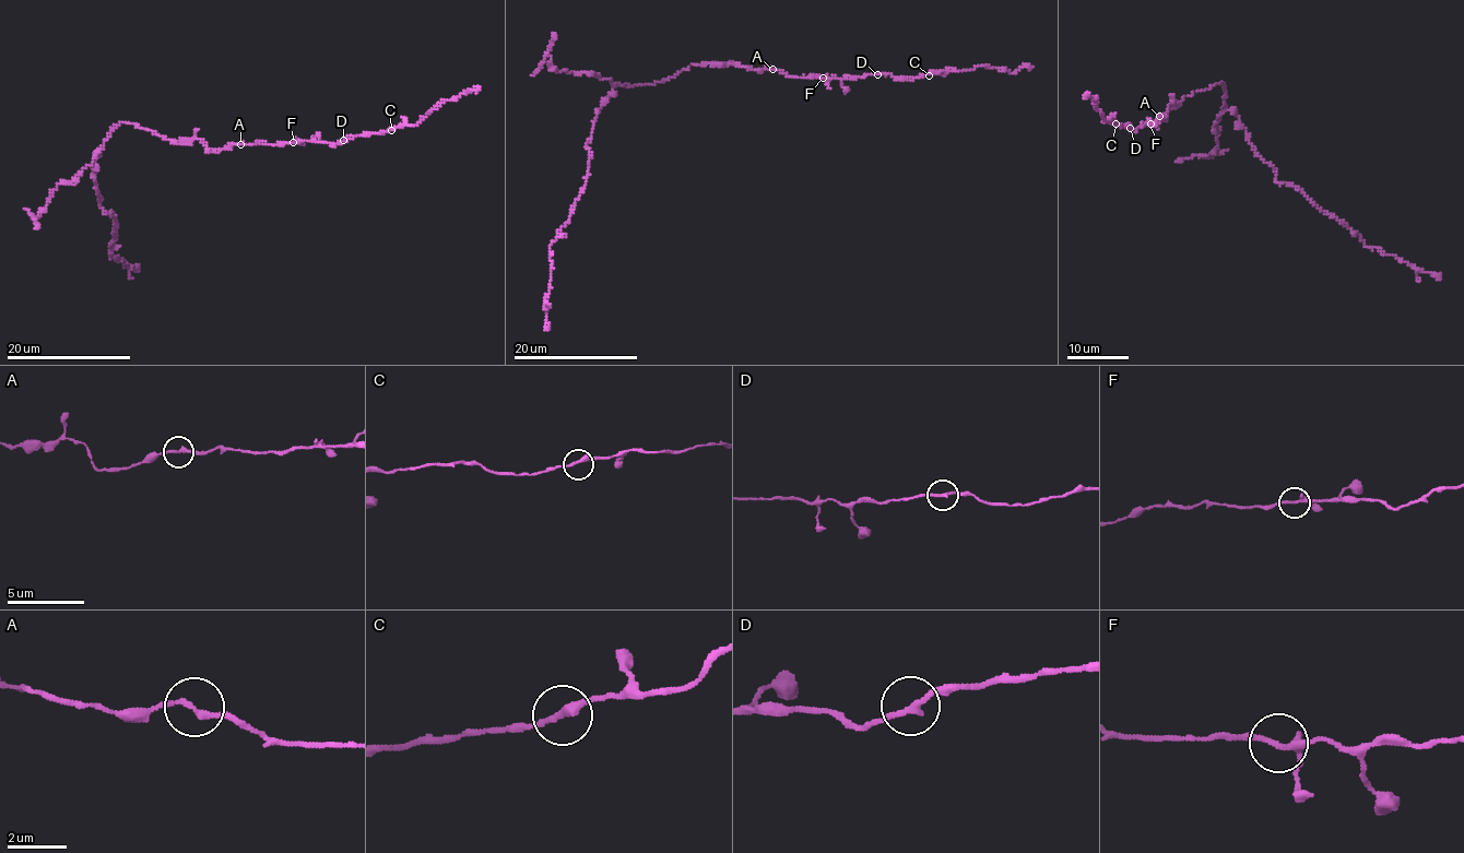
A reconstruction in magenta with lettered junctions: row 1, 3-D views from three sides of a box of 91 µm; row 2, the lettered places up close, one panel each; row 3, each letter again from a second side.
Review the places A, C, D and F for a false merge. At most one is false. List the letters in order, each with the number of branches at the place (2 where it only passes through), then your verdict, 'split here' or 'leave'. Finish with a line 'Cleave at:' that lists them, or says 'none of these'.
A: 2 branches meet; leave
C: 2 branches meet; leave
D: 2 branches meet; leave
F: 3 branches meet; leave
Cleave at: none of these

